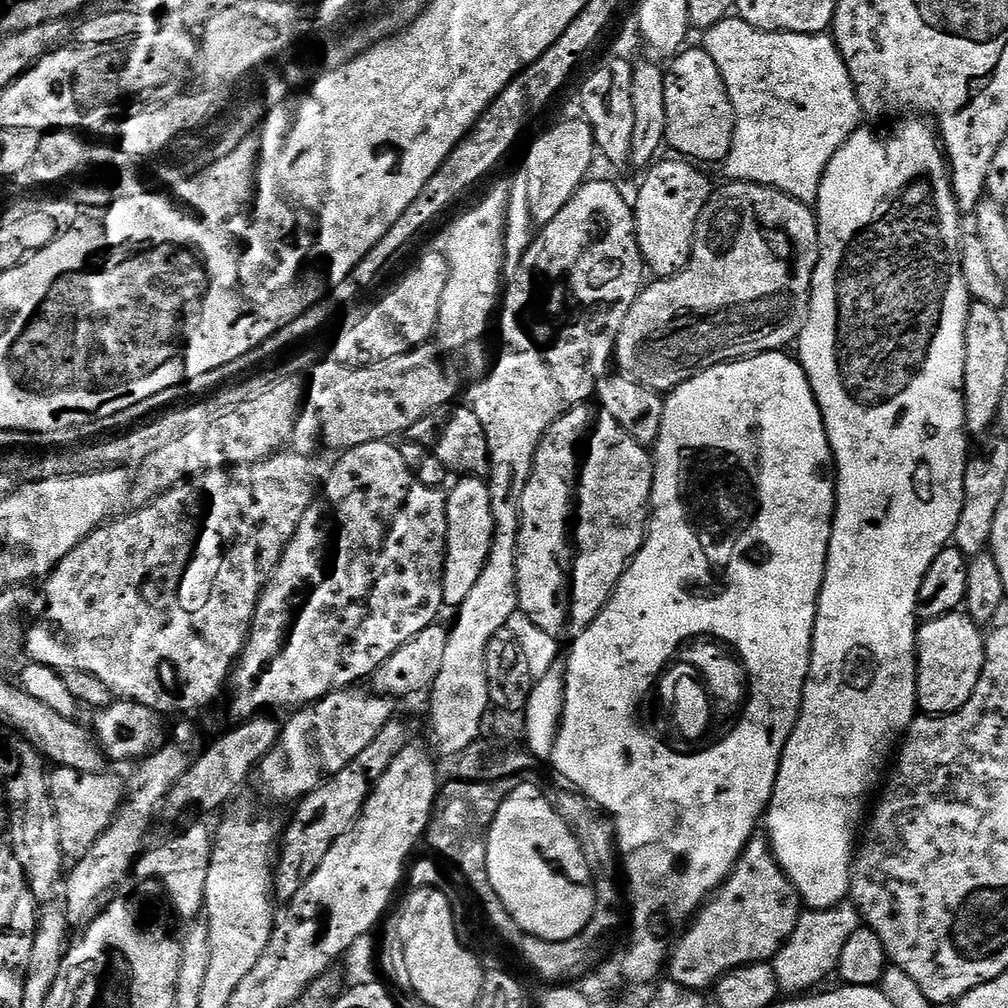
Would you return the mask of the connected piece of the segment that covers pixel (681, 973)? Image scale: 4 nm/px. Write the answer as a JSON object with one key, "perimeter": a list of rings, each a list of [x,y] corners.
{"perimeter":[[[767,835],[753,836],[728,879],[700,910],[671,953],[671,983],[704,992],[739,968],[774,961],[794,934],[801,913],[800,895],[780,869]]]}

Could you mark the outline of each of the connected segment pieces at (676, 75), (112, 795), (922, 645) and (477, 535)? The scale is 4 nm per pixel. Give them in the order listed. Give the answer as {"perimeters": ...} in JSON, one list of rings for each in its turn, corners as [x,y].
{"perimeters":[[[[696,46],[696,48],[691,48],[692,47],[689,47],[687,50],[681,52],[679,56],[671,61],[672,69],[669,67],[664,77],[664,81],[666,82],[666,144],[669,149],[672,147],[673,150],[676,151],[673,153],[679,154],[681,157],[687,158],[692,162],[703,162],[705,165],[712,164],[715,160],[717,160],[717,162],[723,162],[728,159],[729,154],[732,152],[732,143],[734,142],[734,134],[736,133],[736,115],[734,114],[734,106],[730,102],[730,94],[726,88],[726,82],[724,81],[718,66],[714,62],[712,55],[704,51],[703,47]]],[[[57,767],[51,773],[54,810],[58,810],[58,826],[62,826],[62,850],[65,857],[84,856],[102,838],[104,831],[116,821],[116,815],[126,799],[126,784],[111,776],[111,771],[83,772]]],[[[960,610],[947,612],[937,620],[925,619],[919,625],[916,634],[916,703],[921,713],[944,716],[970,702],[970,694],[974,694],[974,686],[978,686],[978,678],[984,669],[985,639],[981,625]]],[[[464,476],[456,485],[452,492],[447,493],[448,498],[448,557],[444,567],[444,603],[448,606],[458,606],[466,602],[470,595],[470,590],[478,583],[478,578],[486,570],[487,559],[490,558],[490,550],[494,542],[494,510],[492,509],[492,499],[488,484],[483,479],[474,476]]]]}

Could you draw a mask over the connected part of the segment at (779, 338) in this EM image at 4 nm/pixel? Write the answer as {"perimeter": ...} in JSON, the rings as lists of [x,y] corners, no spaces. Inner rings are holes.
{"perimeter":[[[728,182],[725,188],[715,193],[704,213],[700,215],[700,223],[696,226],[696,241],[692,247],[692,261],[672,276],[656,278],[641,291],[640,297],[630,306],[630,314],[626,314],[626,322],[616,339],[614,353],[615,363],[621,364],[621,369],[632,370],[635,364],[640,364],[644,372],[656,372],[655,387],[660,390],[671,390],[682,382],[697,376],[699,372],[710,370],[719,364],[727,364],[730,360],[744,360],[748,356],[756,356],[759,352],[778,352],[787,349],[788,343],[795,341],[808,321],[808,311],[812,305],[812,283],[816,267],[820,261],[820,222],[815,211],[812,212],[807,203],[794,198],[786,192],[779,192],[776,188],[749,184],[747,182]]]}

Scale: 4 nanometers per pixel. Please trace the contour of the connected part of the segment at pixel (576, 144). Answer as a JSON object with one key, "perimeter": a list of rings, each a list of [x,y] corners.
{"perimeter":[[[583,118],[564,120],[544,132],[528,148],[528,197],[533,221],[543,226],[550,223],[556,215],[574,198],[574,194],[589,179],[588,171],[598,160],[596,133],[591,124]]]}

